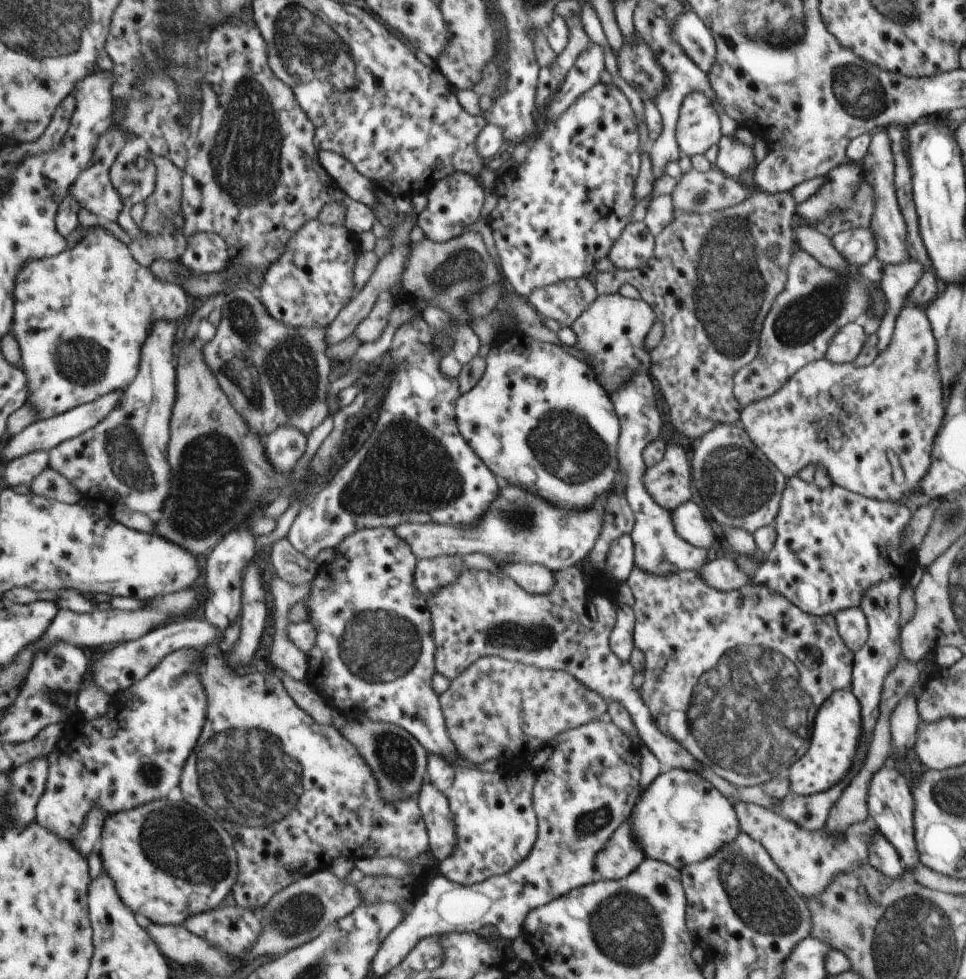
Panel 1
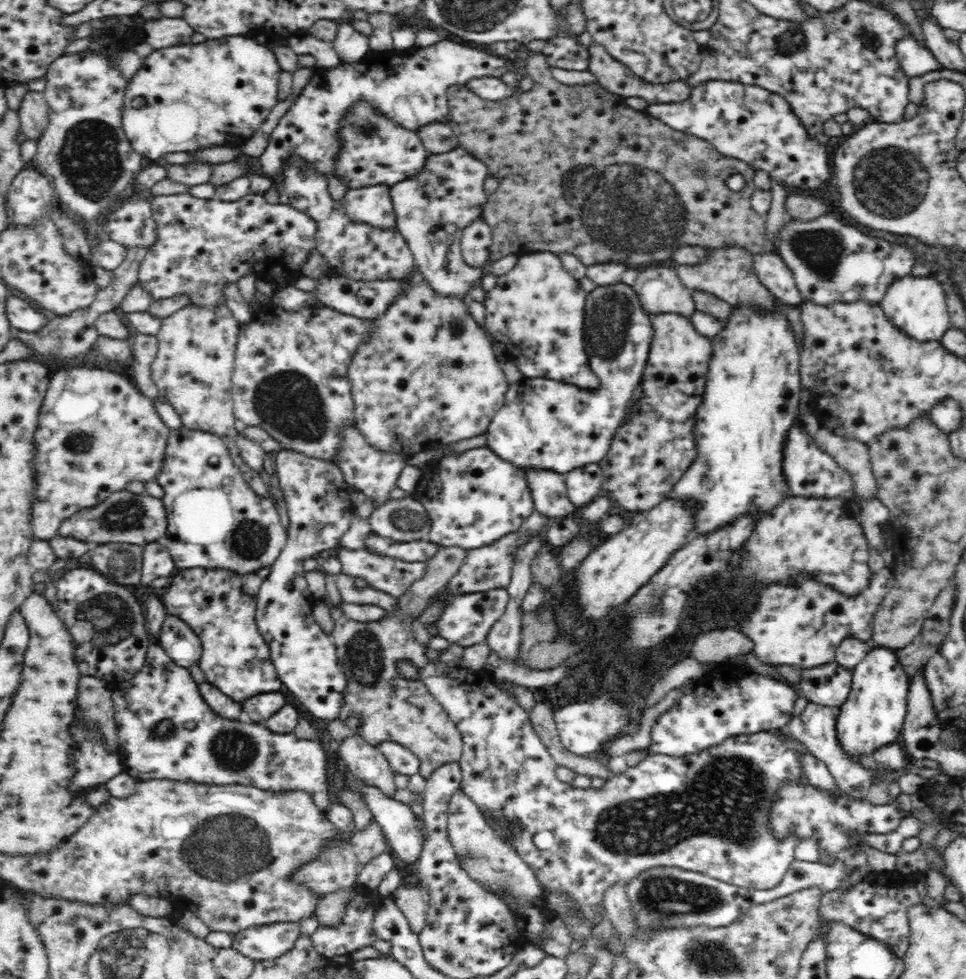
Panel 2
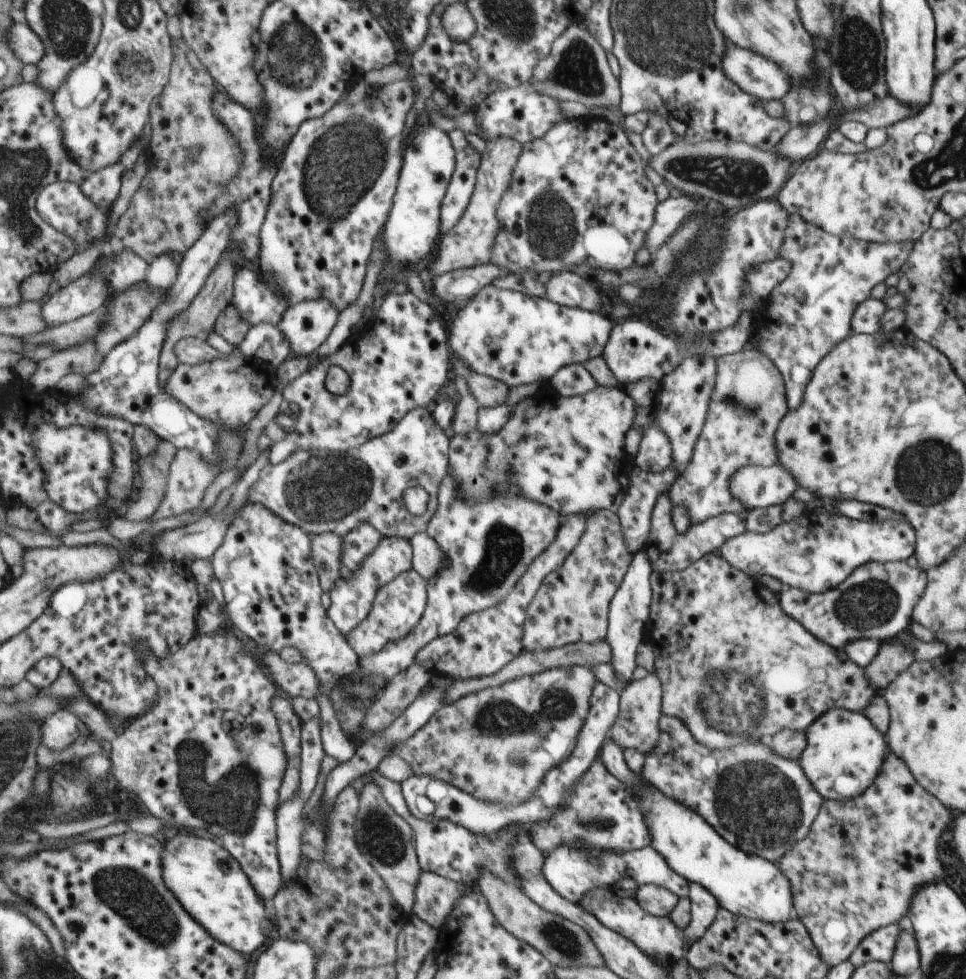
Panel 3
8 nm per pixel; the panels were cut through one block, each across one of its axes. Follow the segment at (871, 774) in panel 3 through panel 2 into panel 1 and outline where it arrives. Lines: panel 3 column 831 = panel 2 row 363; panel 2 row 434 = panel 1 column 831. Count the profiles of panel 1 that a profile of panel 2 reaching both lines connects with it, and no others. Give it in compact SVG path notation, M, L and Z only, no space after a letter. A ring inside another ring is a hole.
M852 688L840 689L832 694L813 721L813 736L808 752L790 765L790 774L787 776L790 792L802 796L824 793L844 780L853 768L857 750L861 746L861 736L864 734L861 718L861 703Z

